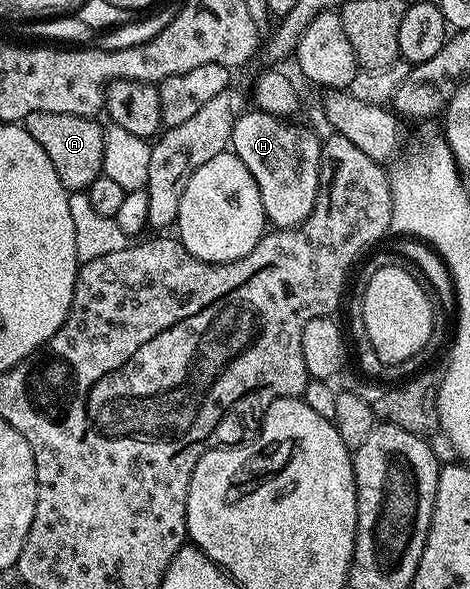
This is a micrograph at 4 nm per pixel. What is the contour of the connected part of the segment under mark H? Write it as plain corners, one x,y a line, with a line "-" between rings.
258,109
251,111
243,116
240,114
234,120
229,145
233,154
243,161
243,165
247,166
248,172
255,178
266,220
274,228
289,230
301,224
314,207
314,199
318,193
318,173
321,171
322,142
309,128
293,123
295,121
275,117

